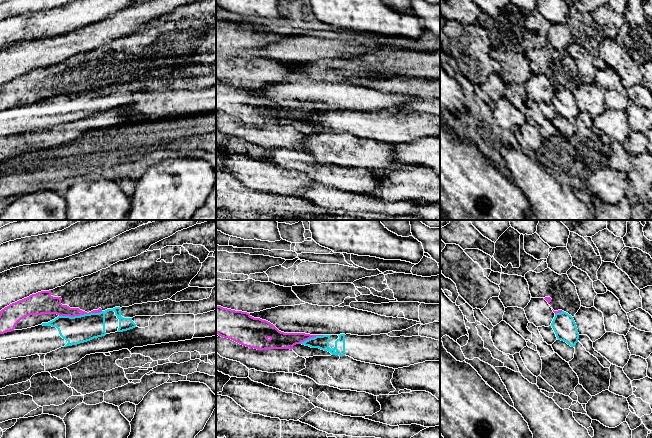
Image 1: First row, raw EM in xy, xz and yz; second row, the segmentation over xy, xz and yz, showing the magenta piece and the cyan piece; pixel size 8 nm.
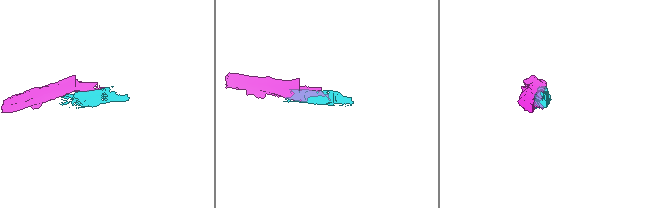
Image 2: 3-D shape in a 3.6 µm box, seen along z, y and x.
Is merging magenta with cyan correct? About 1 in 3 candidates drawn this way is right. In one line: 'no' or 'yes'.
no

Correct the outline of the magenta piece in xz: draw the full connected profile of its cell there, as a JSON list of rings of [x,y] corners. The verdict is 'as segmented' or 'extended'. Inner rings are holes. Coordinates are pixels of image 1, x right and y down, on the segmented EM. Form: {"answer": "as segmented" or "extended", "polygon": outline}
{"answer": "extended", "polygon": [[[216,305],[216,333],[224,338],[231,339],[243,346],[254,348],[257,350],[265,349],[290,349],[293,350],[300,357],[313,357],[313,356],[331,356],[328,351],[321,350],[319,348],[311,348],[309,346],[302,345],[301,343],[316,336],[323,335],[310,335],[305,333],[284,333],[279,331],[273,324],[260,318],[254,318],[247,312],[235,311]]]}

